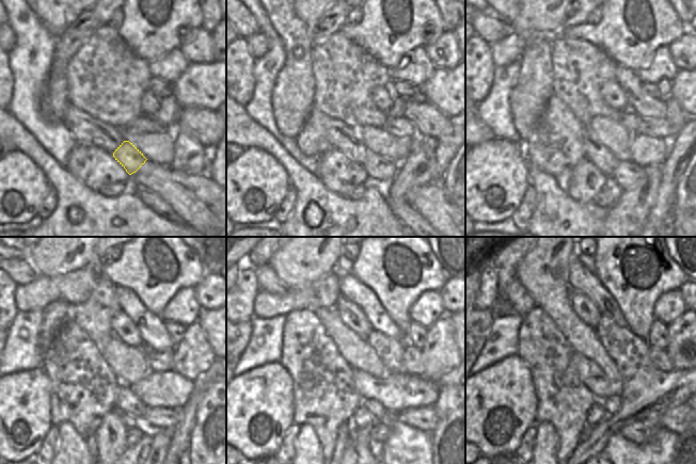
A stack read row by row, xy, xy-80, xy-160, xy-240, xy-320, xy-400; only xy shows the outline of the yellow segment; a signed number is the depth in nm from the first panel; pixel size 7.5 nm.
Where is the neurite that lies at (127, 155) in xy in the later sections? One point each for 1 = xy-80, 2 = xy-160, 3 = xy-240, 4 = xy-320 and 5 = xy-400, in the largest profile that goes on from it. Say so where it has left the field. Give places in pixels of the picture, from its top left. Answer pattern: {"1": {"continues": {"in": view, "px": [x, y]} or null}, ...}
{"1": {"continues": {"in": "xy-80", "px": [380, 170]}}, "2": {"continues": {"in": "xy-160", "px": [626, 173]}}, "3": {"continues": {"in": "xy-240", "px": [163, 418]}}, "4": {"continues": {"in": "xy-320", "px": [424, 418]}}, "5": {"continues": {"in": "xy-400", "px": [675, 418]}}}

